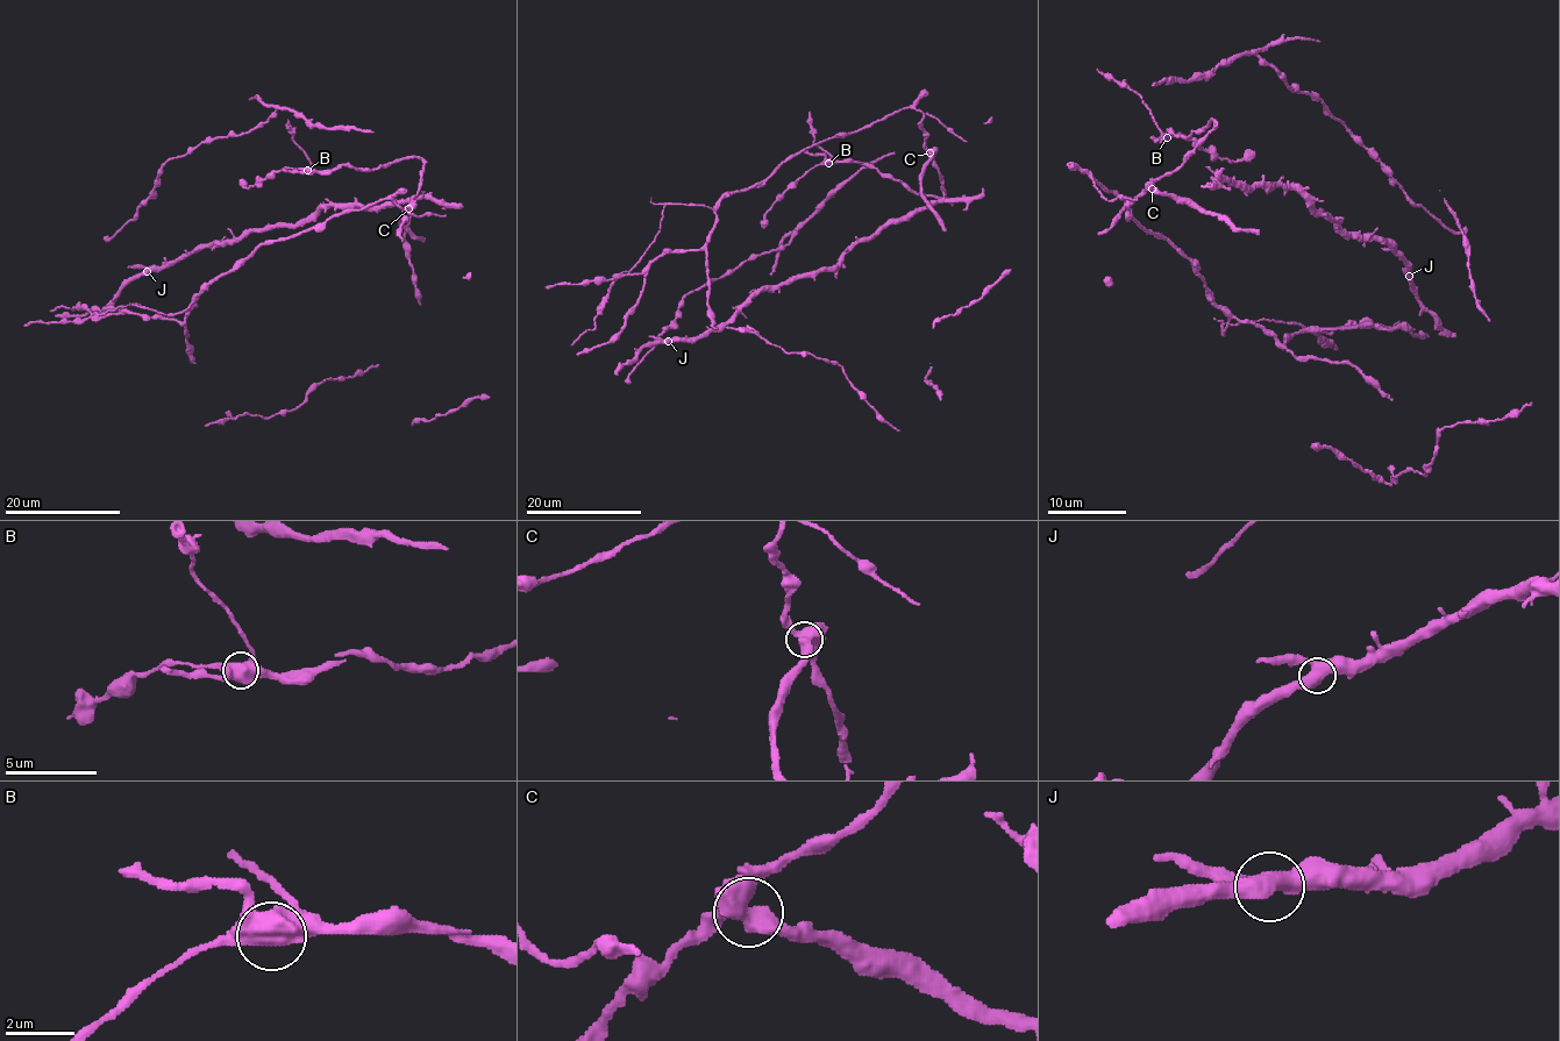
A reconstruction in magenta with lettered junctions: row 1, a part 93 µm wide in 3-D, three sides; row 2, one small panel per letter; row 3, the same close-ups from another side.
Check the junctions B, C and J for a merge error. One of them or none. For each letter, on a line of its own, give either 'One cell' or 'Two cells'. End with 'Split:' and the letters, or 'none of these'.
B: One cell
C: One cell
J: One cell
Split: none of these

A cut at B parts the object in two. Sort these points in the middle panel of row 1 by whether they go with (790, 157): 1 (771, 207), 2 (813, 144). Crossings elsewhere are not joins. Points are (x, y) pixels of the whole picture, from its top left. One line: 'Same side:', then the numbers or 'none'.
Same side: 2

